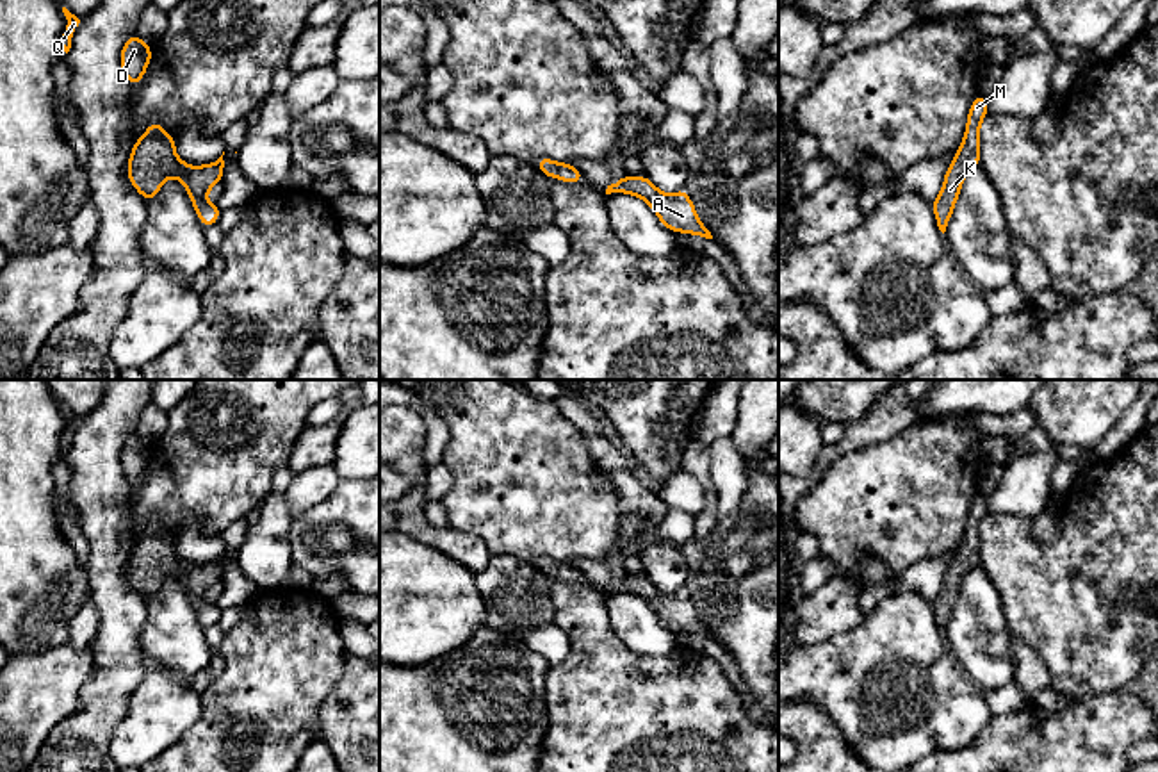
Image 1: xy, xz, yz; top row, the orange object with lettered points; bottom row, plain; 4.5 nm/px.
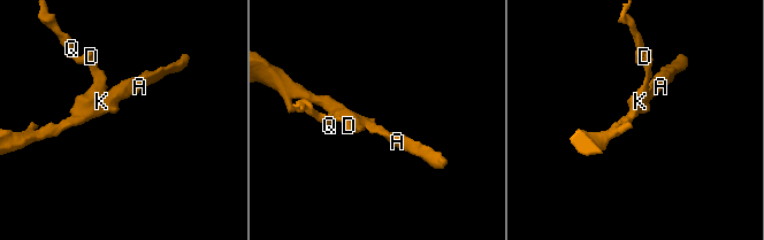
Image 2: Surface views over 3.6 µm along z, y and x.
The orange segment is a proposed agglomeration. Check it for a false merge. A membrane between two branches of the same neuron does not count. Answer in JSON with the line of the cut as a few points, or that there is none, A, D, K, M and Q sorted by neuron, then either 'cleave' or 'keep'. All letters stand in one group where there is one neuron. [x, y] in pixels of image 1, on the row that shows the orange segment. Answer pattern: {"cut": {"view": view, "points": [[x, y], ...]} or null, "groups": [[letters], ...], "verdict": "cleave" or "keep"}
{"cut": null, "groups": [["A", "D", "K", "M", "Q"]], "verdict": "keep"}

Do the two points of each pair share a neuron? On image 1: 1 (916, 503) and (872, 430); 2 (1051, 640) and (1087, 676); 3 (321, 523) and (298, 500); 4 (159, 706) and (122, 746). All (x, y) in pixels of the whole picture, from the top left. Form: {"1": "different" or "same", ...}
{"1": "different", "2": "same", "3": "different", "4": "same"}

